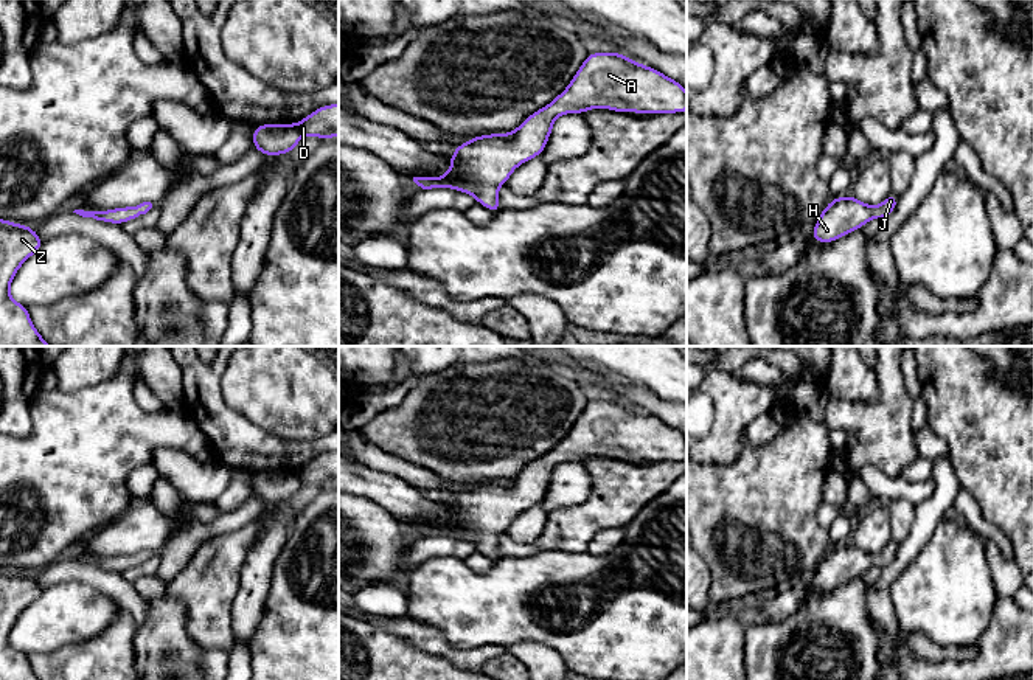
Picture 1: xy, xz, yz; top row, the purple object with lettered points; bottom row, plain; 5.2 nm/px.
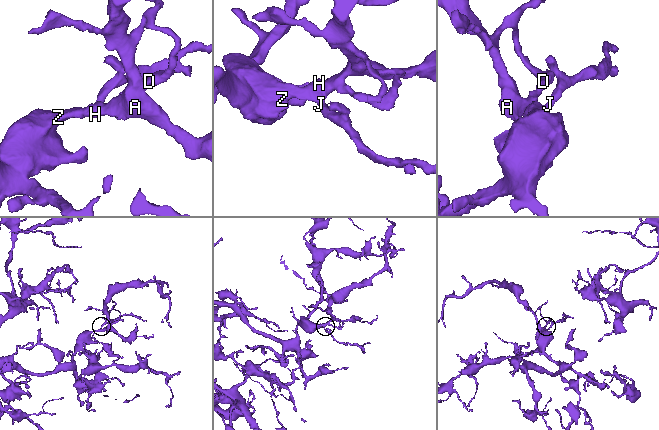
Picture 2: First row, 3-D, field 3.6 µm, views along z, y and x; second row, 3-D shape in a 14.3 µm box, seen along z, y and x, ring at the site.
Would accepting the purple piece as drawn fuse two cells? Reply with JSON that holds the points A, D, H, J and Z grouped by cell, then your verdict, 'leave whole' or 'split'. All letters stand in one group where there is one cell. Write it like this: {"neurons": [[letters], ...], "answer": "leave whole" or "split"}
{"neurons": [["A", "D", "H", "J", "Z"]], "answer": "leave whole"}

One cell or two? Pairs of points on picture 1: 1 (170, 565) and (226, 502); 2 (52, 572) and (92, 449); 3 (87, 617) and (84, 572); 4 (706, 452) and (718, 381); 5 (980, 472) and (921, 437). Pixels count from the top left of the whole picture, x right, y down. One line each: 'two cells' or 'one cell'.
1: two cells
2: two cells
3: two cells
4: one cell
5: two cells

